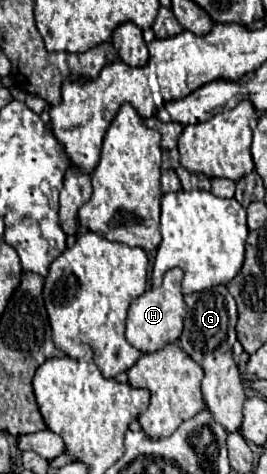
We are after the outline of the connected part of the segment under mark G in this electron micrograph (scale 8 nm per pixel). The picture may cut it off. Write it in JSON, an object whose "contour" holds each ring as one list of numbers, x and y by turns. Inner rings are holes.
{"contour":[[215,286,203,292,187,294,185,304,189,308,189,314,185,320,183,334,179,338,179,348,185,350,205,370,205,378,201,386,205,408,211,412,213,420,219,422,227,432,235,432,241,428,243,402,247,400,241,372,231,358,233,356,231,346,237,340,235,338,235,324,237,324,235,300,225,286]]}

